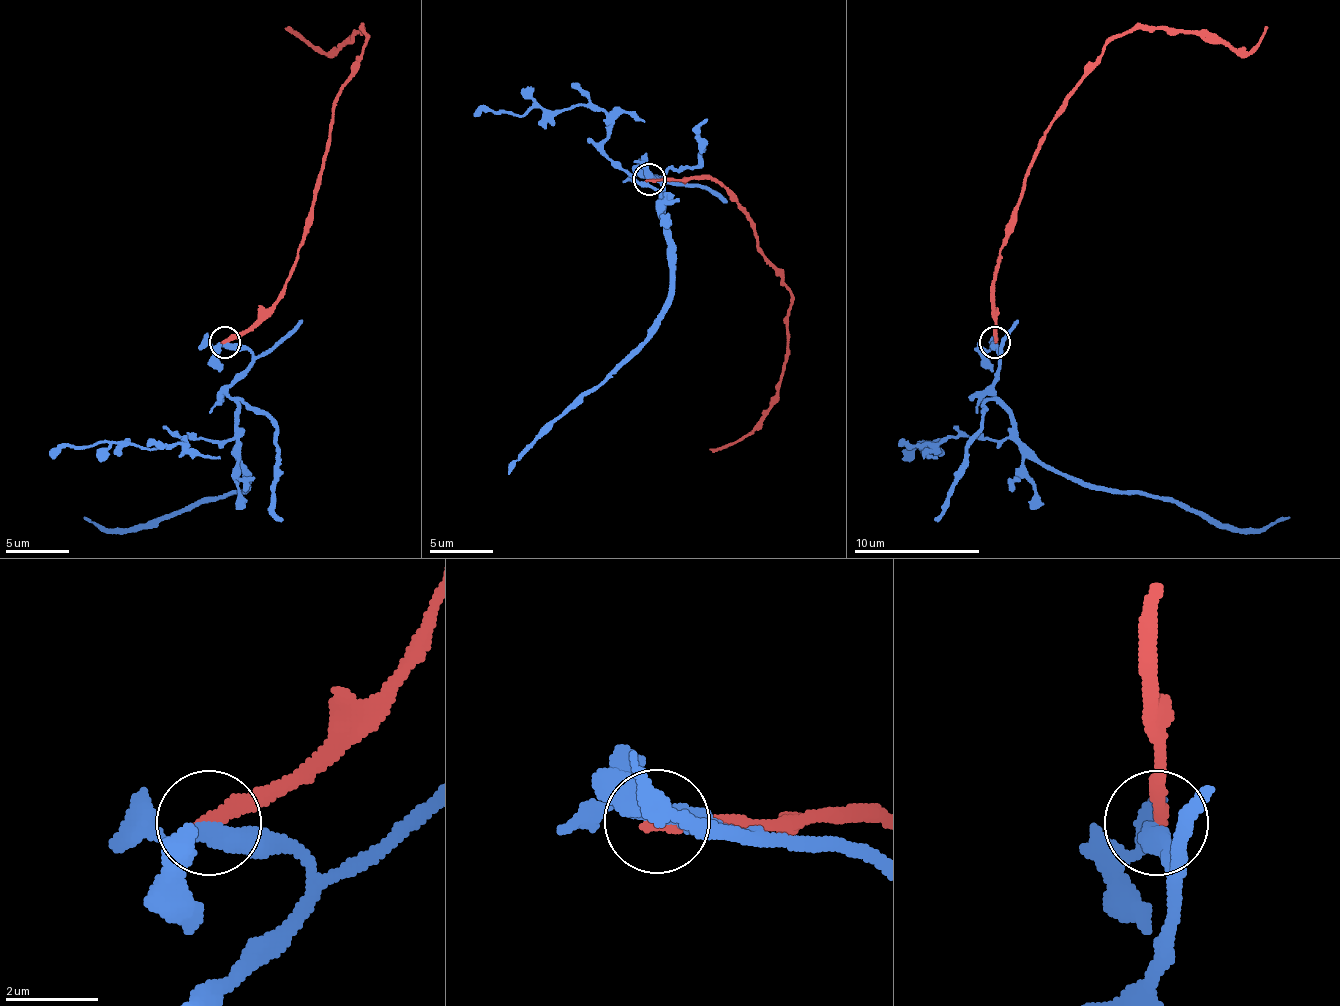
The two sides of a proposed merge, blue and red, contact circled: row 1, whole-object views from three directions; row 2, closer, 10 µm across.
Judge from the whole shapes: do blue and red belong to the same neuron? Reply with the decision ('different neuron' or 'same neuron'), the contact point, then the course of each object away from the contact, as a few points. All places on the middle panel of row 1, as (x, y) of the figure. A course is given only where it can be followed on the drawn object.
different neuron; at (649, 179); blue runs (650, 178), (675, 181), (653, 178), (662, 188), (669, 279), (669, 301), (659, 324), (523, 453), (508, 475); red runs (650, 178), (719, 181), (751, 222), (757, 248), (789, 292), (779, 399), (745, 434), (710, 450)

